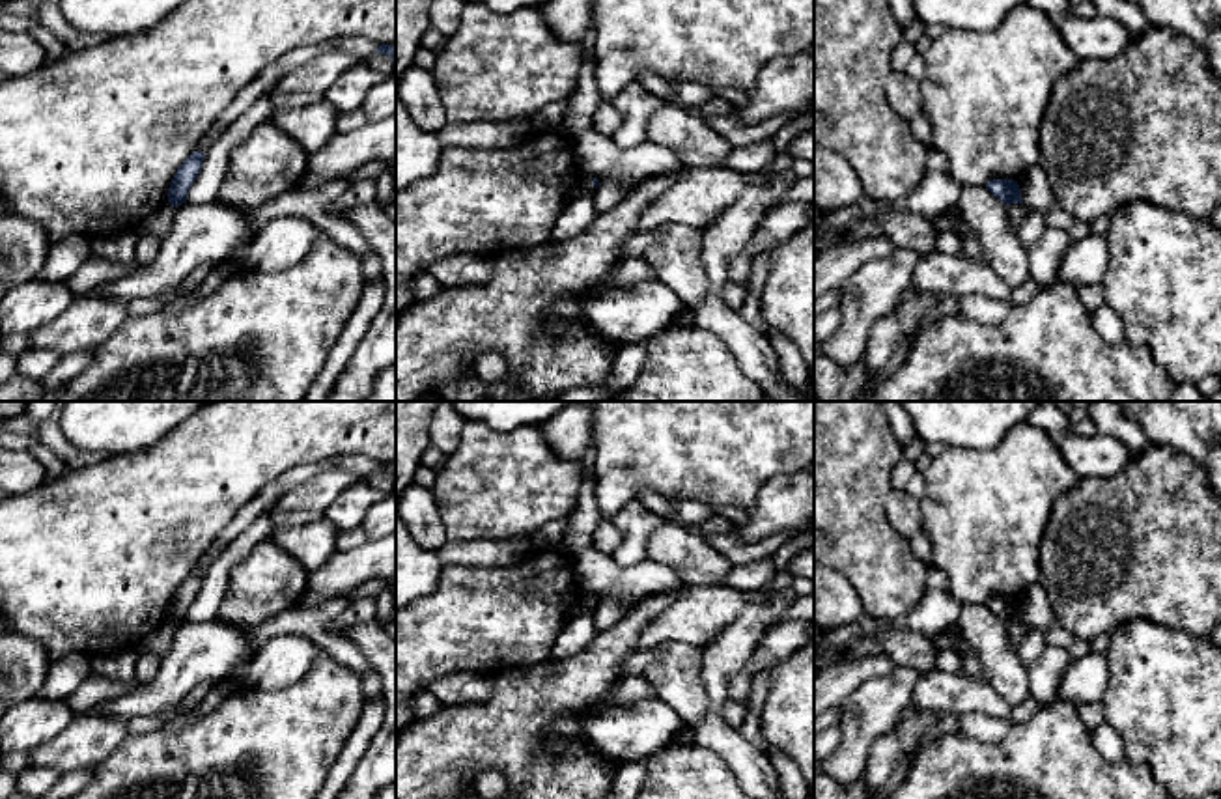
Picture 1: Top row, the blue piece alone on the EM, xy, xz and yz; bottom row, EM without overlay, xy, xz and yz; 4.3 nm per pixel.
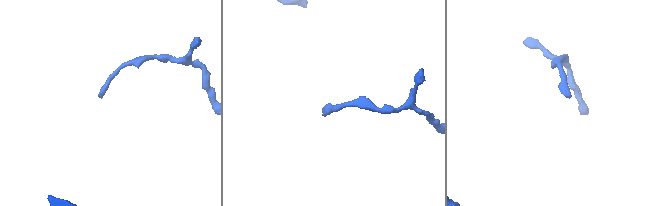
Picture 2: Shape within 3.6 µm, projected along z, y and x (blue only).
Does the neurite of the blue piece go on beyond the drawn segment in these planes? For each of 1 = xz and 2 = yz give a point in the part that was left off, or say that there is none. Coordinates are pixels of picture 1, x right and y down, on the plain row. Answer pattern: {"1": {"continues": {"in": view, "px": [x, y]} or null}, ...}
{"1": {"continues": null}, "2": {"continues": null}}

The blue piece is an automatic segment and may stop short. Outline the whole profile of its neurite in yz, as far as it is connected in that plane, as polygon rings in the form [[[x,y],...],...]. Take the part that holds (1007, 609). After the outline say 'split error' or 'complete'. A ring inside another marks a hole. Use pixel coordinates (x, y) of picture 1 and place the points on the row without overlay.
[[[989,597],[986,607],[1003,622],[1023,622],[1021,607],[1014,597]]]; complete

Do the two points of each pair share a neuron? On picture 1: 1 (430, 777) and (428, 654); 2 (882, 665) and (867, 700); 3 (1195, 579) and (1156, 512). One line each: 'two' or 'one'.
1: two
2: two
3: one

